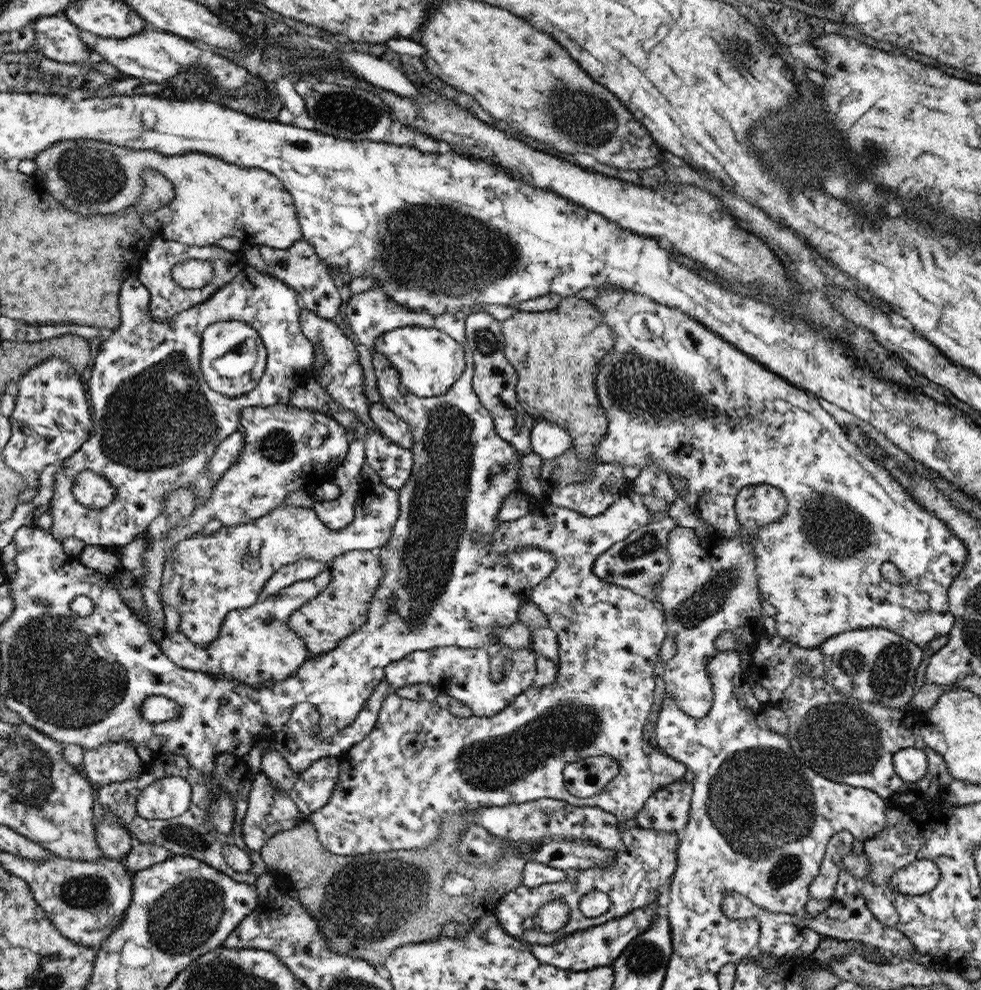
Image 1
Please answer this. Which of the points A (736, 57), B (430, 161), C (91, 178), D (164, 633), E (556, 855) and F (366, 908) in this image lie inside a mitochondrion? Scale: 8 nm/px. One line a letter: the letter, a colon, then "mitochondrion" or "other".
A: mitochondrion
B: other
C: mitochondrion
D: other
E: other
F: mitochondrion

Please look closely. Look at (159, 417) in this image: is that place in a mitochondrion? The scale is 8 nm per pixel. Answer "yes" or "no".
yes

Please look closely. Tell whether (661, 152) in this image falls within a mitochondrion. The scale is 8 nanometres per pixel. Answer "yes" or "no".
no

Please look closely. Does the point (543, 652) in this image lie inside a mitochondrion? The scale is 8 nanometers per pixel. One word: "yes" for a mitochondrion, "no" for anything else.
no

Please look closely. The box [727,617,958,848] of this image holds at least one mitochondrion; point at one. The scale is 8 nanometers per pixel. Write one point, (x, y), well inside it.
(840, 738)

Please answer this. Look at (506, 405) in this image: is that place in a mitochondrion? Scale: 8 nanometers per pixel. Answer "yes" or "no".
no

